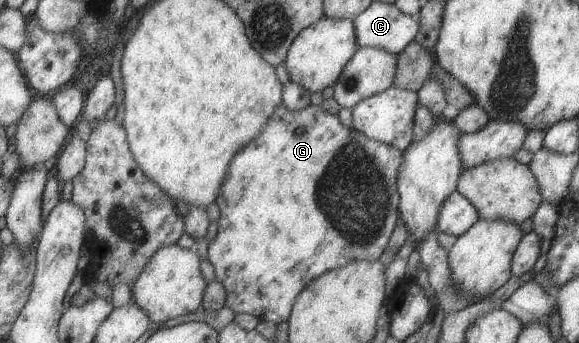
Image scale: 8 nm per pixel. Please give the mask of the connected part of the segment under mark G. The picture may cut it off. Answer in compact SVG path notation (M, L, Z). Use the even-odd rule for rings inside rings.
M280 104L270 115L261 131L242 148L239 148L230 159L226 176L218 189L215 198L219 208L217 233L214 239L207 244L207 260L212 264L215 279L222 284L225 290L225 306L234 313L248 313L259 321L281 323L289 319L292 303L296 295L317 276L329 270L346 266L352 261L373 261L386 248L391 232L399 221L397 191L398 169L403 161L403 154L389 144L369 139L354 129L347 129L338 121L336 115L323 112L320 106L308 105L299 111L289 111Z

